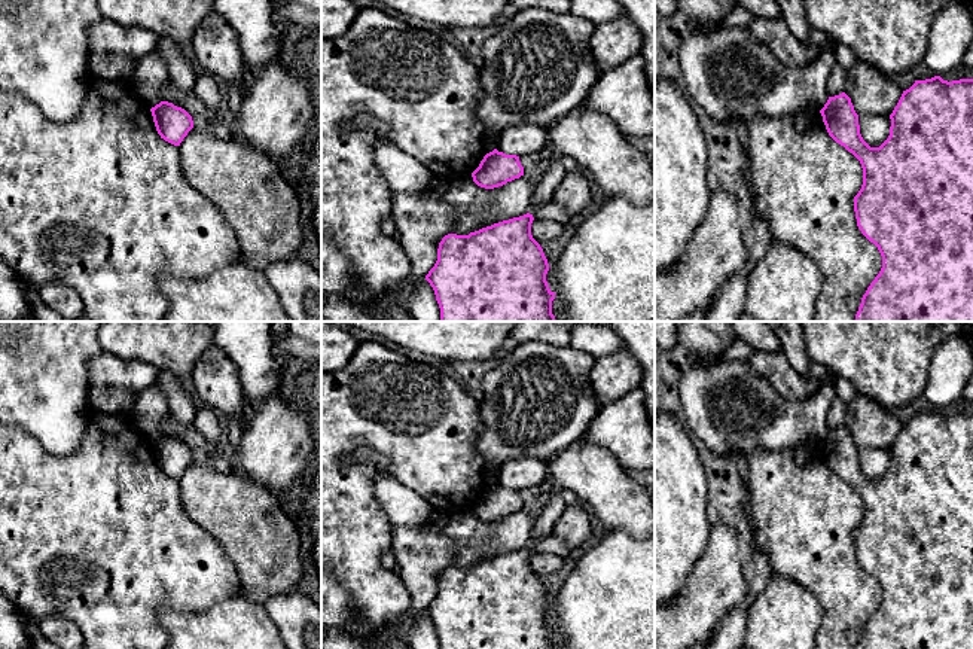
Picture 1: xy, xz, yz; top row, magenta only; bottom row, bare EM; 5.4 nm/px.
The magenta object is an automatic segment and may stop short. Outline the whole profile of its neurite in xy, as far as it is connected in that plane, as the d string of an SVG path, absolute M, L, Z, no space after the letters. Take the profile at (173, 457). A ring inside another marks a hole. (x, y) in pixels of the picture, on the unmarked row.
M161 435L150 442L158 467L165 475L180 479L187 466L193 461L192 450L182 441Z

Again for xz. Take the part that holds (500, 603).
M527 546L469 569L448 567L442 572L437 594L426 609L440 649L553 649L555 625L546 615L549 597L531 569L533 554Z

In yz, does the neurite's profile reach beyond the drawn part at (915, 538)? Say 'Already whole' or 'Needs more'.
Already whole

